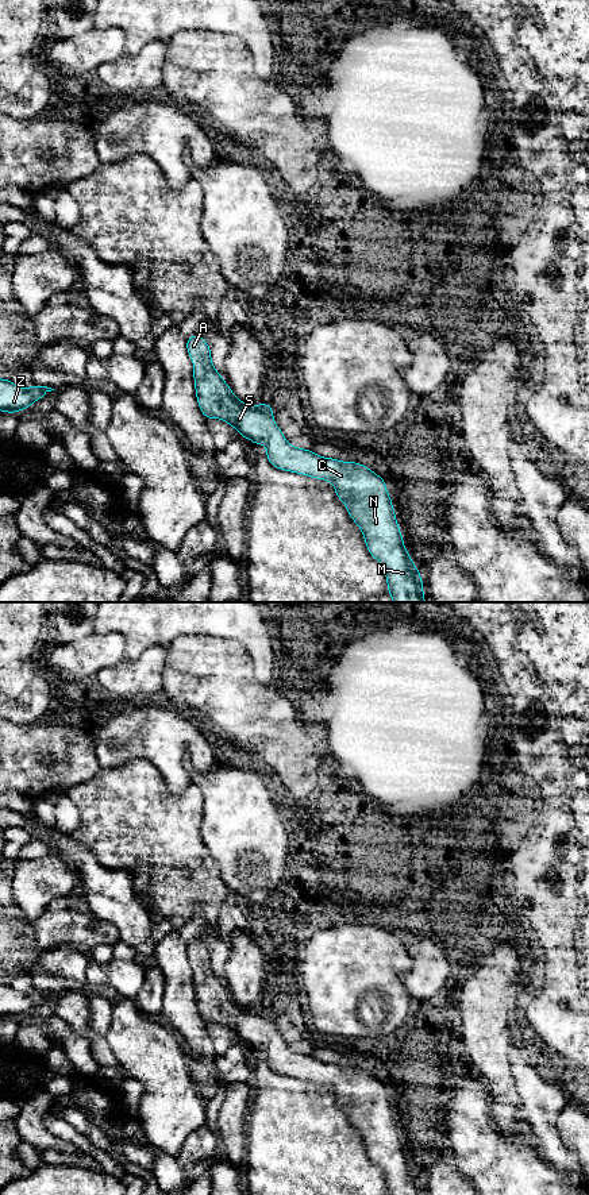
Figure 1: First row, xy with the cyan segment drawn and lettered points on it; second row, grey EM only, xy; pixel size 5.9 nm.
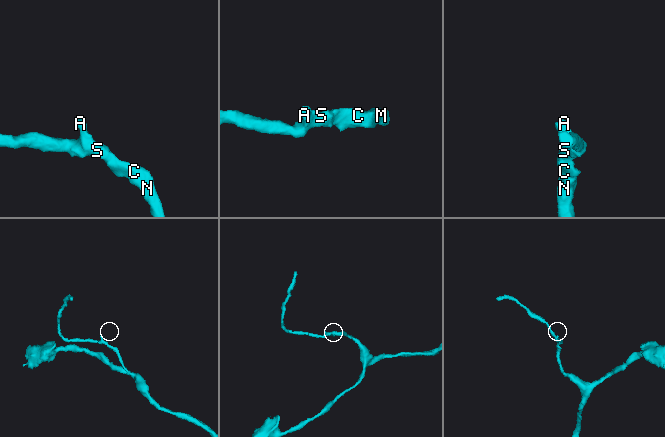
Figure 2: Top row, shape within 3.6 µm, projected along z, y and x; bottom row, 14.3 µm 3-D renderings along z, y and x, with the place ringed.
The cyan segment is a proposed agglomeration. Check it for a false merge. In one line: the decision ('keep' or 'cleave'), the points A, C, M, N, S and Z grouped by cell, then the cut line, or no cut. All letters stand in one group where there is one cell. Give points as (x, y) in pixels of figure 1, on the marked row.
keep | A C M N S Z | no cut

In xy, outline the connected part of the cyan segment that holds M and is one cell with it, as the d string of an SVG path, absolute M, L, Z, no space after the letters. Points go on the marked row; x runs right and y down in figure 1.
M203 336L188 338L186 350L193 362L197 404L205 419L220 419L242 437L265 444L272 466L331 482L359 527L367 551L384 567L393 602L426 602L421 575L404 547L385 481L365 464L323 458L290 446L274 423L272 405L250 405L231 392L215 370Z

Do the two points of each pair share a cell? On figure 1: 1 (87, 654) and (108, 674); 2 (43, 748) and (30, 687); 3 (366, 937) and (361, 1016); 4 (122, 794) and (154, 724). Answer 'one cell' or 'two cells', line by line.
1: two cells
2: two cells
3: one cell
4: two cells

